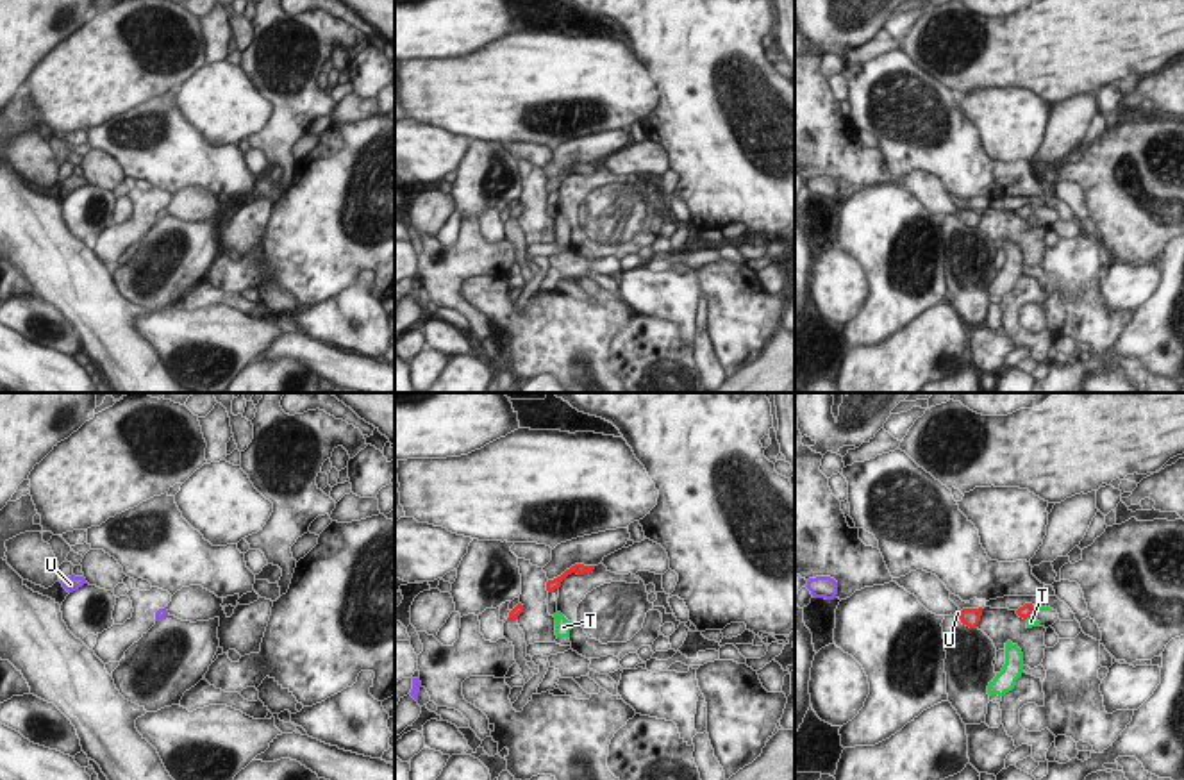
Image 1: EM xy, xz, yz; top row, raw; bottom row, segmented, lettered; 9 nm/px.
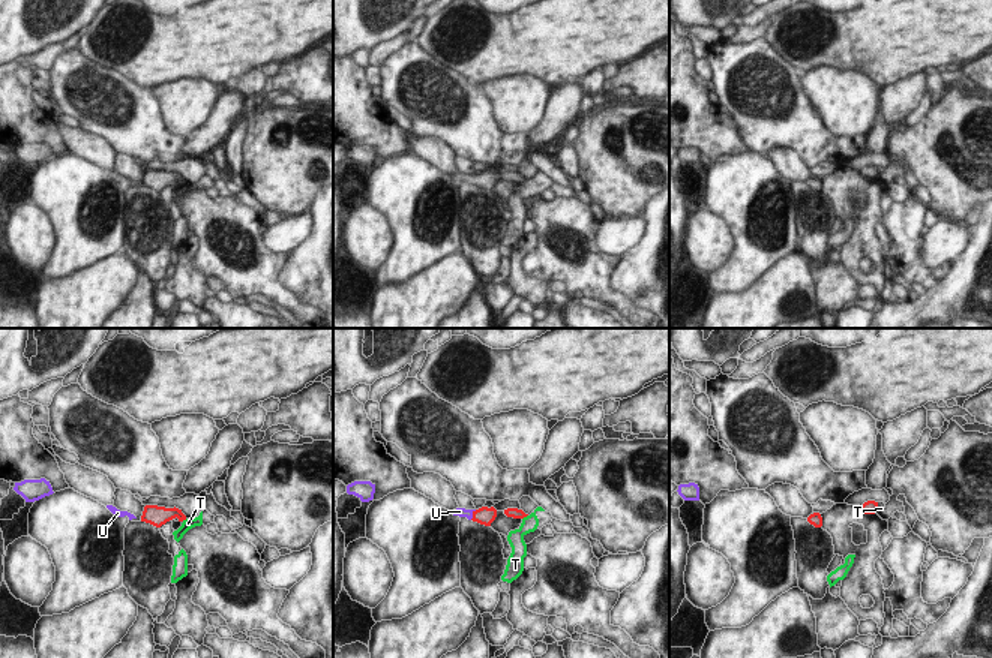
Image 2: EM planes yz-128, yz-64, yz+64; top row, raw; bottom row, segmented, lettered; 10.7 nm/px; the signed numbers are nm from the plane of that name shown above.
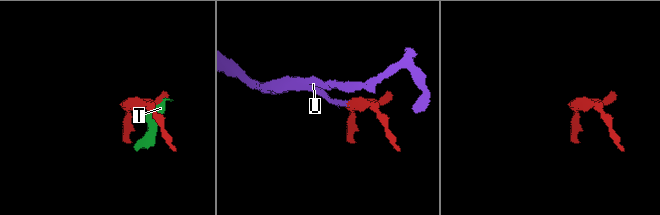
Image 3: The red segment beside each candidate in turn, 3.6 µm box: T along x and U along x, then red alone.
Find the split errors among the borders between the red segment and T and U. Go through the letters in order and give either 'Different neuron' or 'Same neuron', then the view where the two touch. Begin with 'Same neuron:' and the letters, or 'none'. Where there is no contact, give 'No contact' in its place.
Same neuron: U
T: Different neuron. Touches red in yz
U: Same neuron. Touches red in yz

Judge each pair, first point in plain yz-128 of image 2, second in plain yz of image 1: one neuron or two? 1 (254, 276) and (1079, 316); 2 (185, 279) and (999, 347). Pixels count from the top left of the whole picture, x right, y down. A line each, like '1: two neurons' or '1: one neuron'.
1: one neuron
2: two neurons

